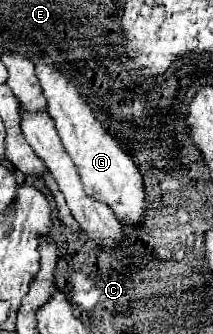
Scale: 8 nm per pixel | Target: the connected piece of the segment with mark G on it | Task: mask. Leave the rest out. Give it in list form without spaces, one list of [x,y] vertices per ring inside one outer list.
[[[36,61],[36,77],[44,89],[48,113],[54,119],[64,149],[72,157],[78,175],[82,177],[86,193],[90,193],[90,197],[94,197],[96,201],[110,205],[118,221],[126,227],[140,227],[146,219],[146,189],[140,169],[134,165],[130,155],[122,147],[118,147],[118,143],[104,131],[86,101],[78,95],[76,87],[62,73]]]

